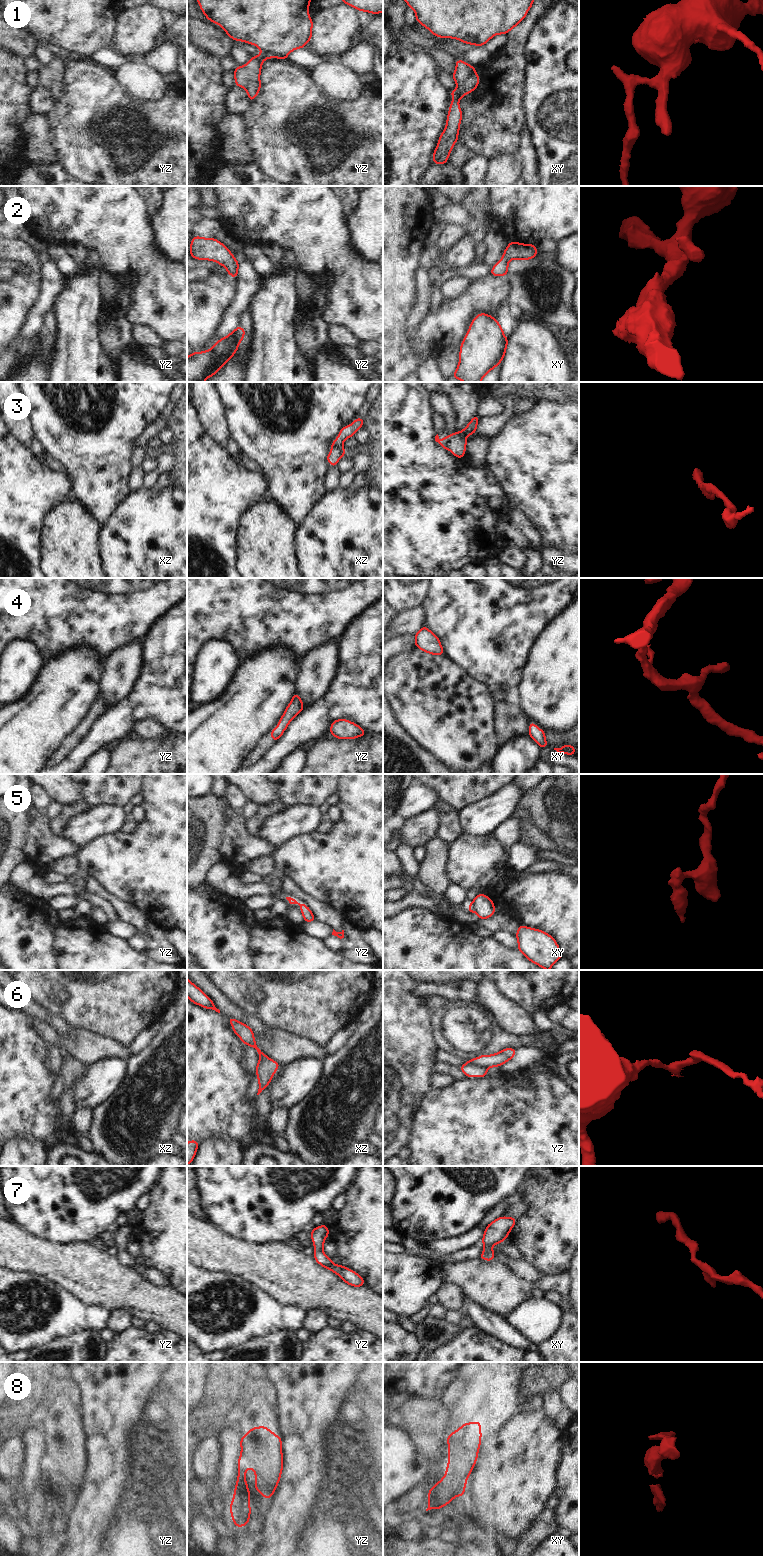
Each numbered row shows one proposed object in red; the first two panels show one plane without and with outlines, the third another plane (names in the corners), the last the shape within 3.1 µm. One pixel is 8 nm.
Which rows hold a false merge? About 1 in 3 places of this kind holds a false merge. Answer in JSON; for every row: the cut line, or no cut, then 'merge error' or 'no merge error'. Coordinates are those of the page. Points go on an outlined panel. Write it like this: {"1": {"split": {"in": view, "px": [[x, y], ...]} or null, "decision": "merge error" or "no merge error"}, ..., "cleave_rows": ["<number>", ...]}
{"1": {"split": null, "decision": "no merge error"}, "2": {"split": null, "decision": "no merge error"}, "3": {"split": {"in": "yz", "px": [[449, 436], [449, 441], [445, 448]]}, "decision": "merge error"}, "4": {"split": null, "decision": "no merge error"}, "5": {"split": {"in": "yz", "px": [[300, 905], [305, 906]]}, "decision": "merge error"}, "6": {"split": {"in": "yz", "px": [[467, 1062], [486, 1068]]}, "decision": "merge error"}, "7": {"split": null, "decision": "no merge error"}, "8": {"split": null, "decision": "no merge error"}, "cleave_rows": ["3", "5", "6"]}

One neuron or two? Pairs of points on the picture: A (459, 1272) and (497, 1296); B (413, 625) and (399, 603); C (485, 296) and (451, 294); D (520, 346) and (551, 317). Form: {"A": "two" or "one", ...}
{"A": "one", "B": "two", "C": "two", "D": "two"}

